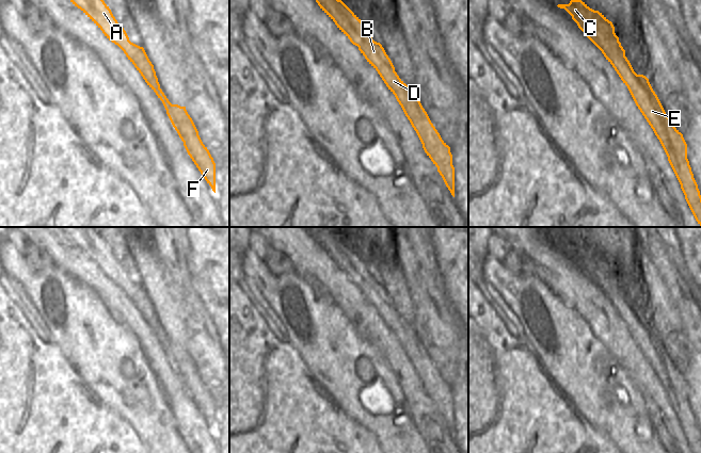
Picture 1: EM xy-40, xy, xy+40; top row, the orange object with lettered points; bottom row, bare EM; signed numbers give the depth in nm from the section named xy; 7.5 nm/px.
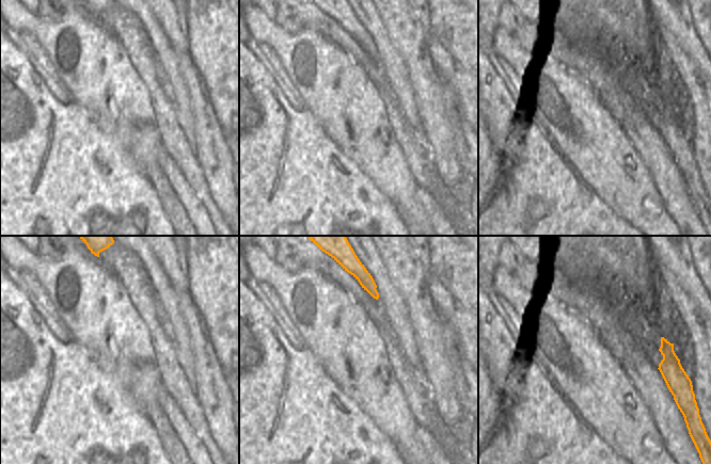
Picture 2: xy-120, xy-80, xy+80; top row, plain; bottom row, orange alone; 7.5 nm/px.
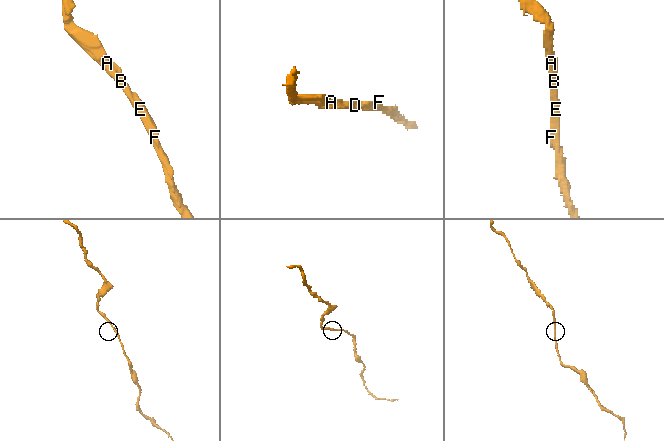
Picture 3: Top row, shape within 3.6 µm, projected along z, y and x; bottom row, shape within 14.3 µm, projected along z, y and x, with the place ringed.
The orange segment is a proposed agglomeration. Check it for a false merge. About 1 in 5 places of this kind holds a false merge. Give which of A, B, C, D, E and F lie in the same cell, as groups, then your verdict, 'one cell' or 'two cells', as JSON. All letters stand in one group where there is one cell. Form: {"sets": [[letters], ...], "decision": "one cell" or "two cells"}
{"sets": [["A", "B", "C", "D", "E", "F"]], "decision": "one cell"}

